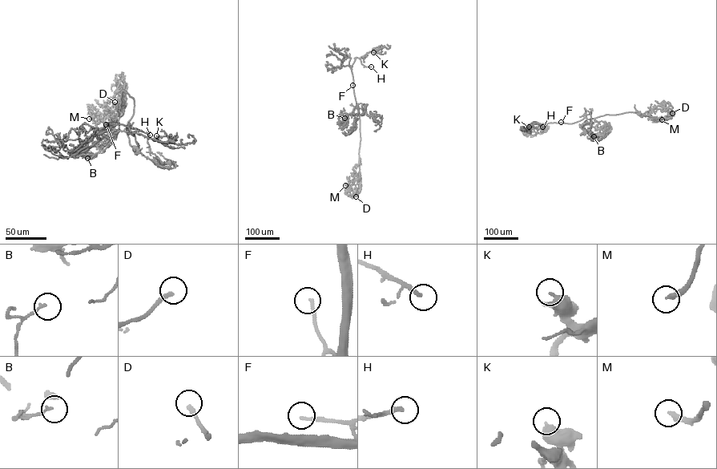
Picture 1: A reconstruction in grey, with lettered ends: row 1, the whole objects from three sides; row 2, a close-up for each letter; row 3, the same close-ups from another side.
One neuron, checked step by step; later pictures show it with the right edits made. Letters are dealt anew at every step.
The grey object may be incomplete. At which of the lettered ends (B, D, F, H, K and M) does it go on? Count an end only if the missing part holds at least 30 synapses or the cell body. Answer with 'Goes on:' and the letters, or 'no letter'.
Goes on: D, H, M

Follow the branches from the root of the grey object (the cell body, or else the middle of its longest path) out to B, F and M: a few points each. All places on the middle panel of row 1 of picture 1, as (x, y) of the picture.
B: (364, 107), (361, 115), (364, 115), (362, 110), (358, 111), (355, 106), (348, 114), (348, 120), (344, 118)
F: (364, 107), (361, 115), (364, 112), (360, 108), (357, 109), (352, 85)
M: (364, 107), (361, 115), (364, 115), (360, 108), (357, 110), (360, 138), (360, 177), (356, 175), (345, 185)

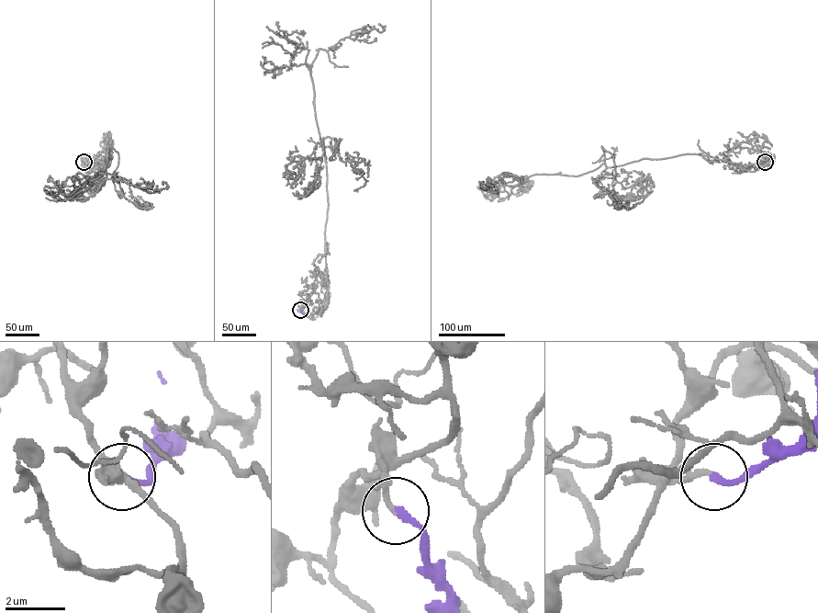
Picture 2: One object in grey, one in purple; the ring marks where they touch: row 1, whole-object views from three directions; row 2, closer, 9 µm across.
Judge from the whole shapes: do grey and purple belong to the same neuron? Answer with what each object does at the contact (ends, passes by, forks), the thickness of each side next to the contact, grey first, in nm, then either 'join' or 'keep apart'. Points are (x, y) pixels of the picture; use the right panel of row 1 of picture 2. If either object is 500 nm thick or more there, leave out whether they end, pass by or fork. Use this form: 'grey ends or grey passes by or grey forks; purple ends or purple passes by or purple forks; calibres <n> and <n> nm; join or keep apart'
grey ends; purple ends; calibres 150 and 190 nm; join

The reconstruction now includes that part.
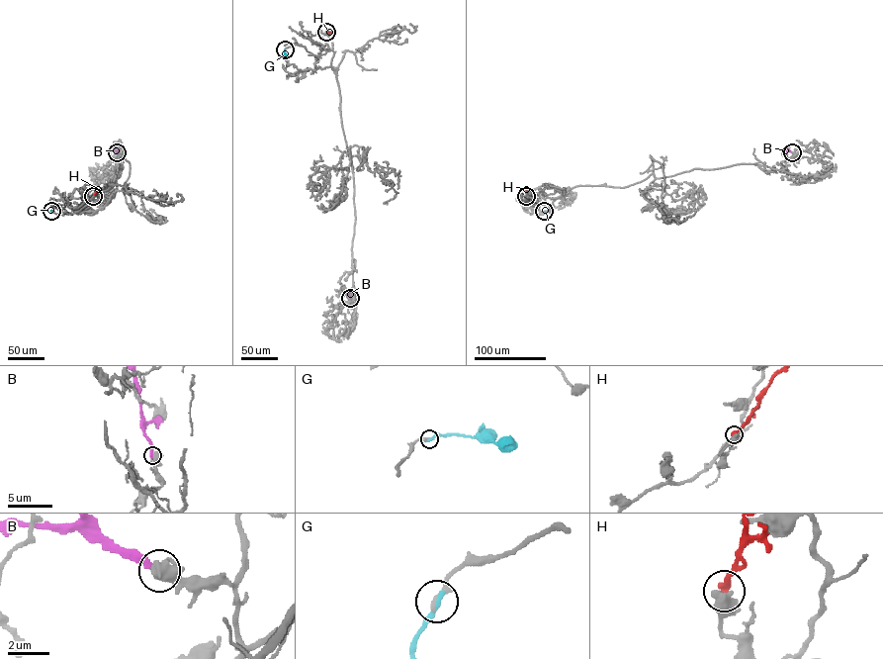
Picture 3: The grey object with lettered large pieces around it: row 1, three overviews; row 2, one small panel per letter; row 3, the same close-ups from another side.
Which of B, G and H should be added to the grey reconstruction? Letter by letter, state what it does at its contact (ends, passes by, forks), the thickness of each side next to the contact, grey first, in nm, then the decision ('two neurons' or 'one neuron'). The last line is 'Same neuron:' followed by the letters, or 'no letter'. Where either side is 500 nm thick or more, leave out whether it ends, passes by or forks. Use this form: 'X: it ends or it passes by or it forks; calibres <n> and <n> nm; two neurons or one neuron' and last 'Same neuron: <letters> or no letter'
B: it ends; calibres 440 and 280 nm; two neurons
G: it ends; calibres 300 and 280 nm; two neurons
H: calibres 700 and 320 nm; two neurons
Same neuron: no letter

